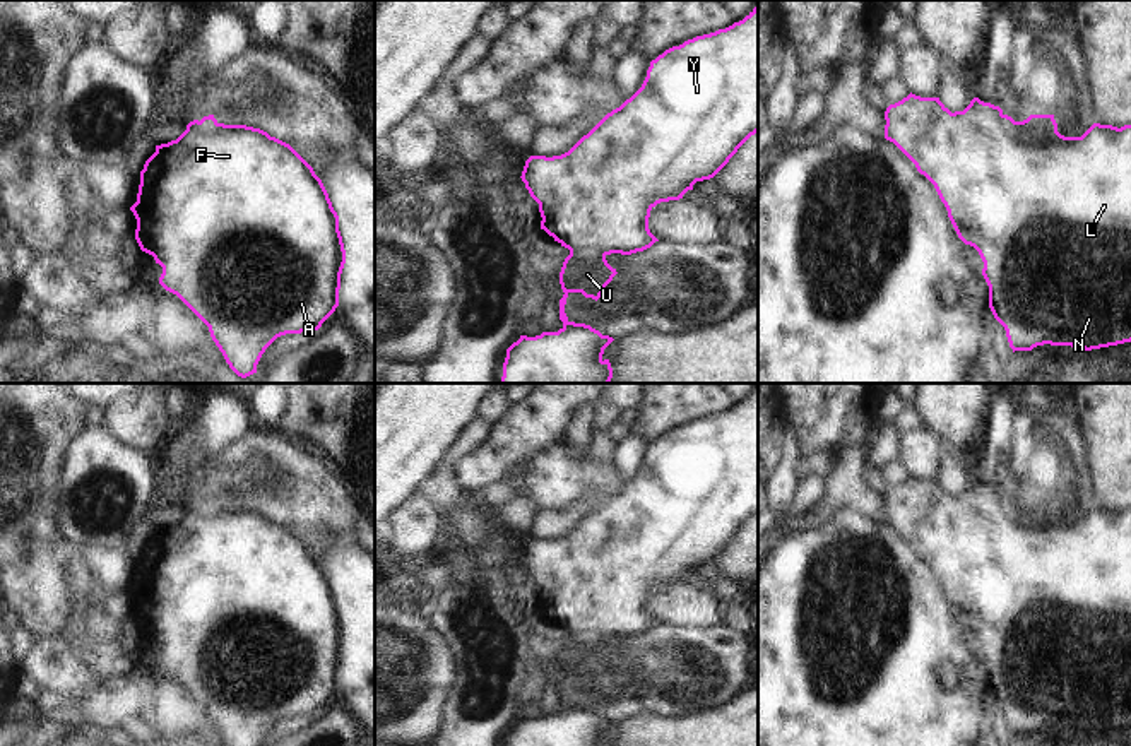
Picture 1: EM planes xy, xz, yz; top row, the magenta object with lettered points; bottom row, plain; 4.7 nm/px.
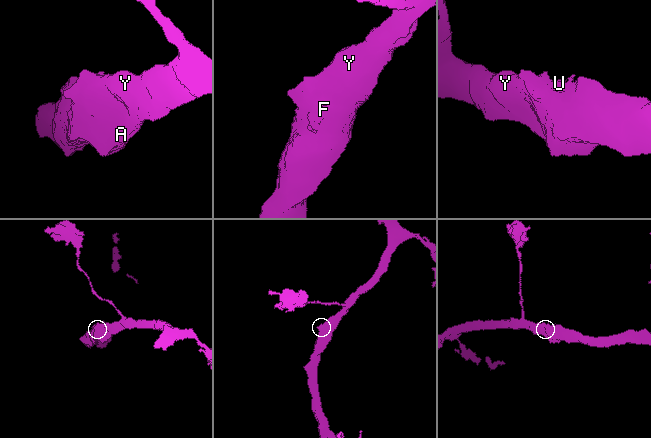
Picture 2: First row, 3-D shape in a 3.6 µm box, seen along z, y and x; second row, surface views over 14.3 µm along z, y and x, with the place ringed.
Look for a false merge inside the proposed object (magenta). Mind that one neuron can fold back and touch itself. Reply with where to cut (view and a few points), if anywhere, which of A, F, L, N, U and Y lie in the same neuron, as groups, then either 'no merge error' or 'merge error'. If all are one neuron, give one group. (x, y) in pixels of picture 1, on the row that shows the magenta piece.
cut none; groups A F L N U Y; no merge error

